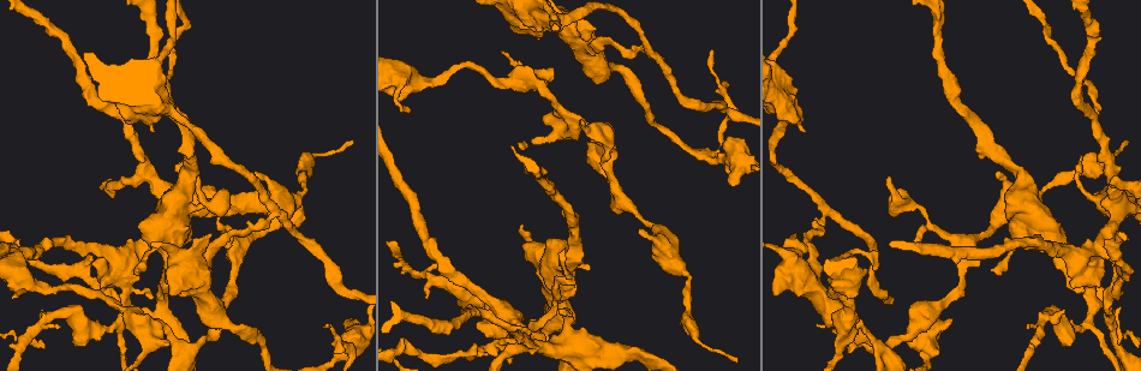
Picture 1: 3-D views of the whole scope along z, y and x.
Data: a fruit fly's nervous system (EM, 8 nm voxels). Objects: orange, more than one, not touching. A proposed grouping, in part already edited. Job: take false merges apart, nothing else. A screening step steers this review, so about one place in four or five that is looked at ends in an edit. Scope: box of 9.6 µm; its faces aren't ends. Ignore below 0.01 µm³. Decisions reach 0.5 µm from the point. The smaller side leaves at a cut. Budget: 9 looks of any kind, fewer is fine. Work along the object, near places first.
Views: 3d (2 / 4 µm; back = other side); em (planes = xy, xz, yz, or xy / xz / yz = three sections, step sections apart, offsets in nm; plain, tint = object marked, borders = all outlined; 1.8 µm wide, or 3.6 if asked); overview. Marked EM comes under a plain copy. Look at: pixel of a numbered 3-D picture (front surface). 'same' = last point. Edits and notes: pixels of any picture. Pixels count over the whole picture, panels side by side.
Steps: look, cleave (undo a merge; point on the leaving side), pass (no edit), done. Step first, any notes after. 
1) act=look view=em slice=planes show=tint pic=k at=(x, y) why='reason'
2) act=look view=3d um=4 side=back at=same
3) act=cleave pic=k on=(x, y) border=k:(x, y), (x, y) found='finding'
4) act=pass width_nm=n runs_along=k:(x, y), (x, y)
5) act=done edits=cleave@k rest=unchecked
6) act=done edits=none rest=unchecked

act=look view=3d um=4 pic=1 at=(594, 44) why='branch point'

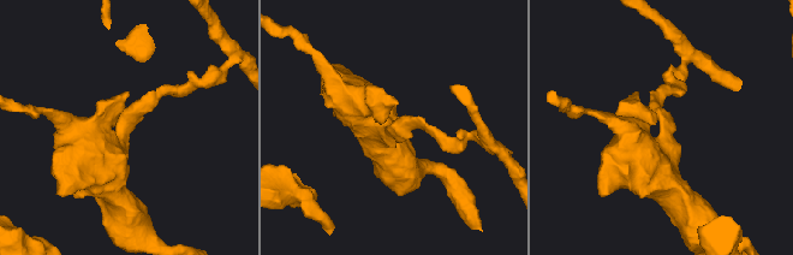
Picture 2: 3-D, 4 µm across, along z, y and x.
act=look view=em slice=yz step=4 show=tint pic=2 at=(660, 110) why='now the EM'

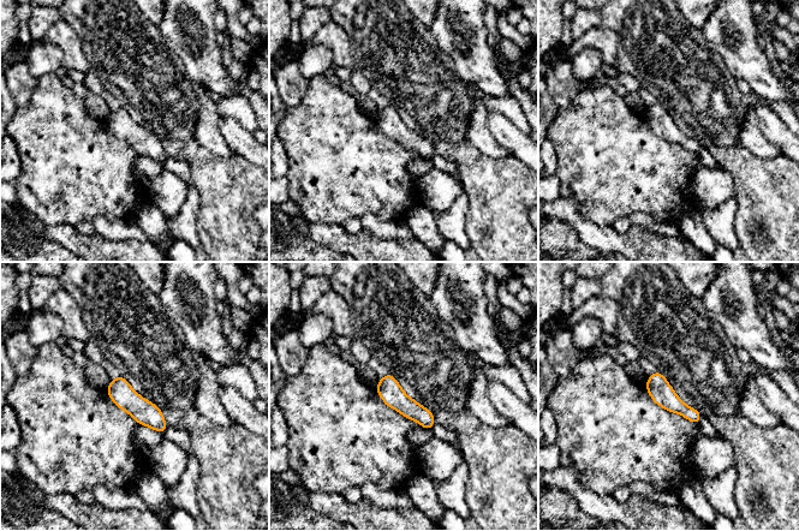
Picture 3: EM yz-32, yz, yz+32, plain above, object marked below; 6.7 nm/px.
act=look view=em slice=planes show=borders at=same

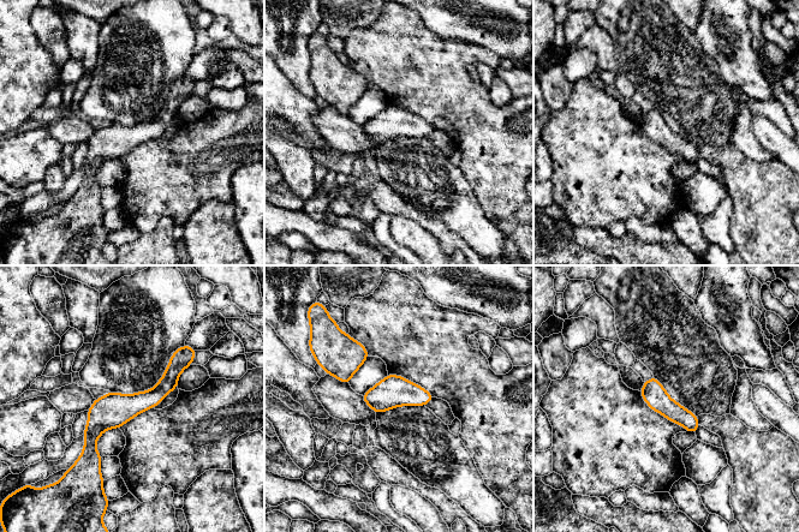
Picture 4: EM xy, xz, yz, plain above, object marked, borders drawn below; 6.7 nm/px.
act=pass found='one neuron here'

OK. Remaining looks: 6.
act=look view=3d um=4 pic=1 at=(531, 79) why='four or more arms meet'

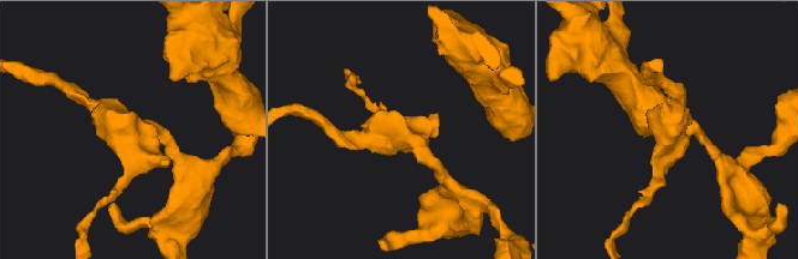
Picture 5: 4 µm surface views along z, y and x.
act=look view=em slice=xy step=4 show=tint pic=5 at=(670, 126) arms=4

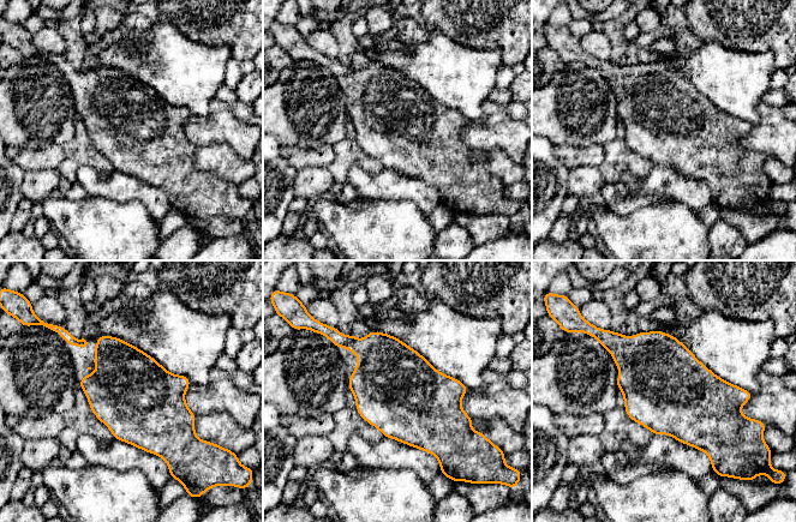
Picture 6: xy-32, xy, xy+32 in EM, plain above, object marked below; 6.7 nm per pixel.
act=look view=em slice=planes show=tint at=same

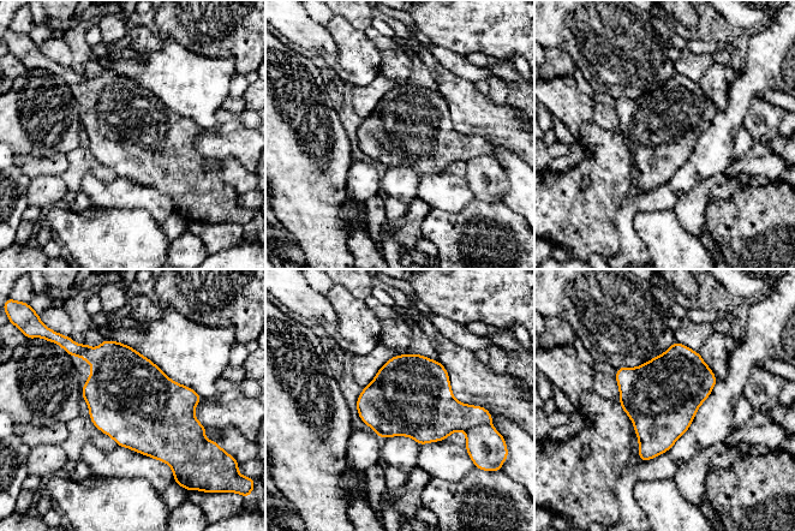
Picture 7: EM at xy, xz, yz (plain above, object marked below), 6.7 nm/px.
act=cleave pic=7 on=(437, 415) width_nm=500 found='a second neuron is stuck on'

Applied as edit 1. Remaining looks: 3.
act=look view=3d um=4 pic=1 at=(153, 104) why='thick turns thin'

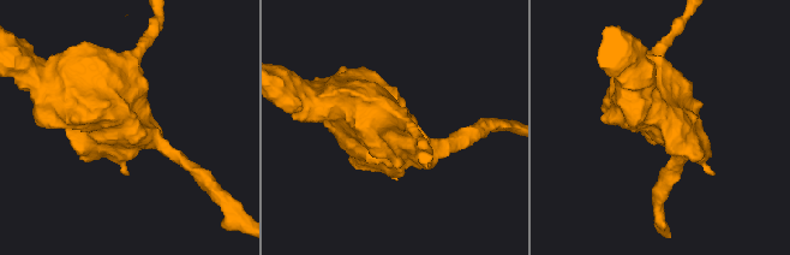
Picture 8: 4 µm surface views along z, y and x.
act=look view=em slice=planes show=tint pic=8 at=(126, 128)

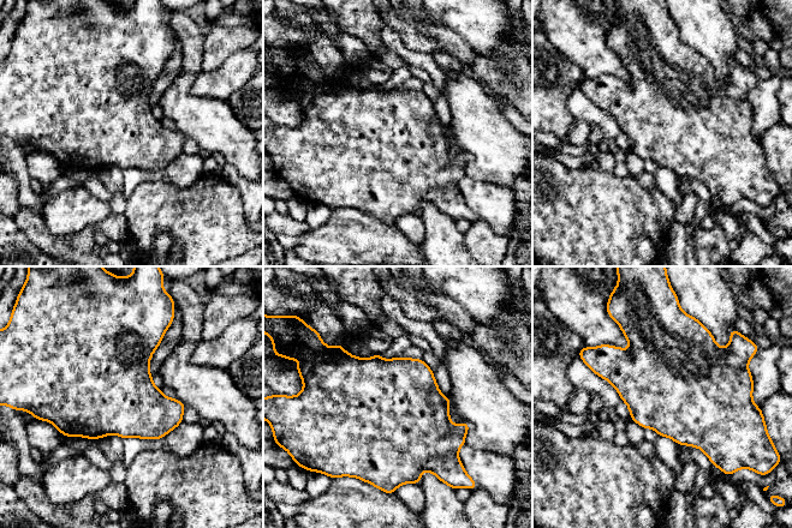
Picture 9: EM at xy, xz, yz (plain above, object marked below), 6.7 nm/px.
act=pass found='one neuron here'

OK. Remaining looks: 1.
act=done edits=cleave@7 rest=unchecked

